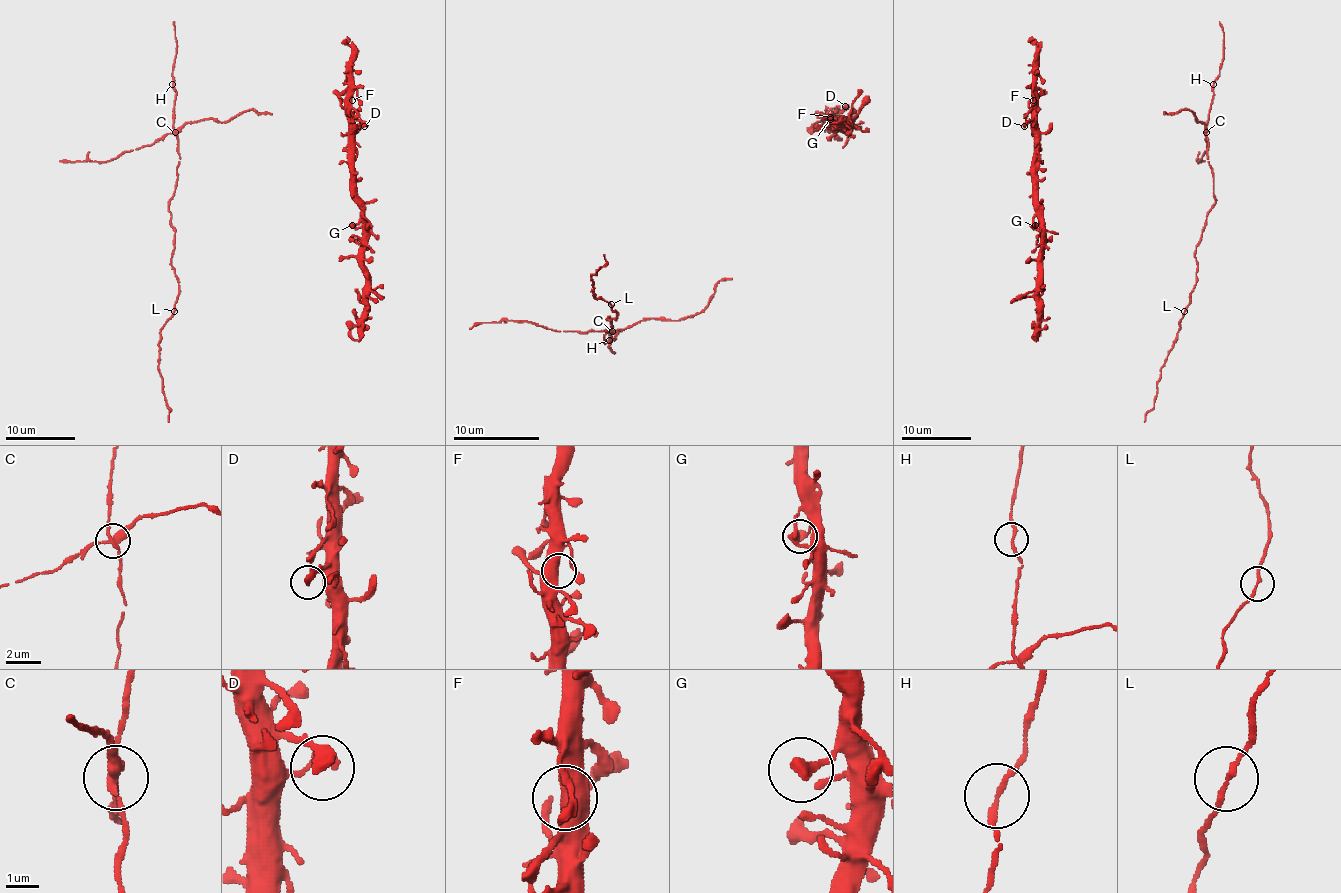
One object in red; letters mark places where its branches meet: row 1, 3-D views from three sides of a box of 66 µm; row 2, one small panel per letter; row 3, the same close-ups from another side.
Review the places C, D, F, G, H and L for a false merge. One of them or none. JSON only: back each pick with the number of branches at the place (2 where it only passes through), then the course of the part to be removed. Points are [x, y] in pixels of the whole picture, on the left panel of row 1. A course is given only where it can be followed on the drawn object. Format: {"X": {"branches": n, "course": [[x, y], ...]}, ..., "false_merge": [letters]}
{"C": {"branches": 4, "course": [[175, 133], [166, 133], [153, 143], [126, 150], [109, 161], [60, 161]]}, "false_merge": ["C"]}

